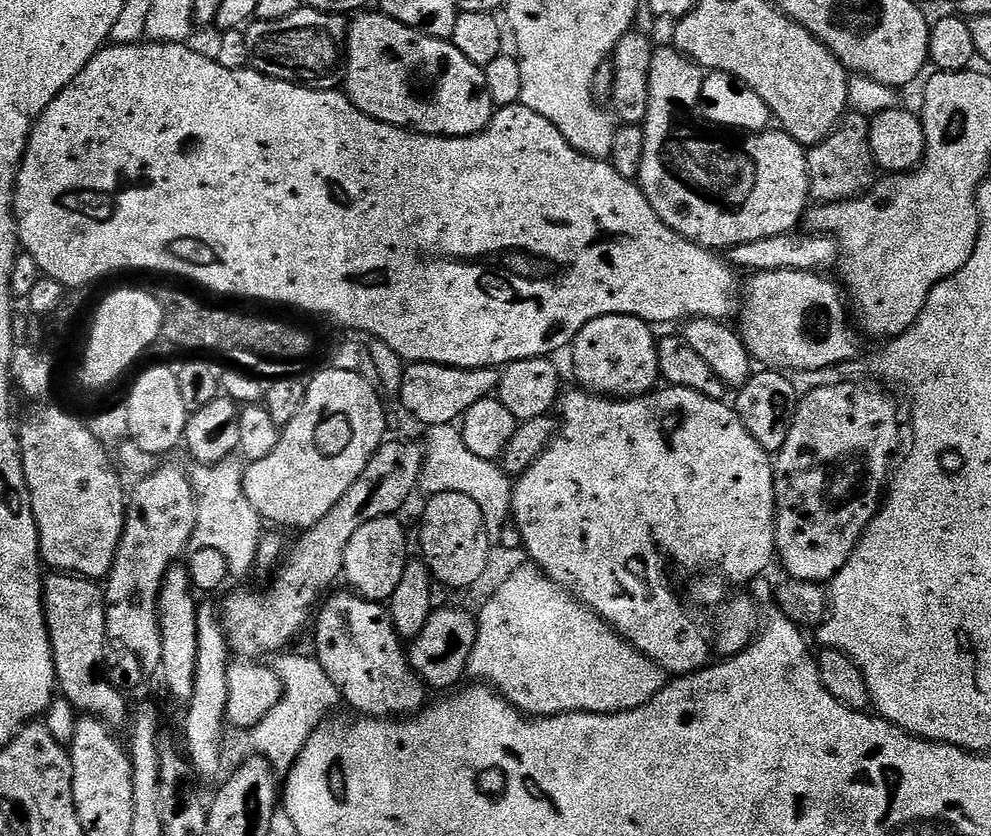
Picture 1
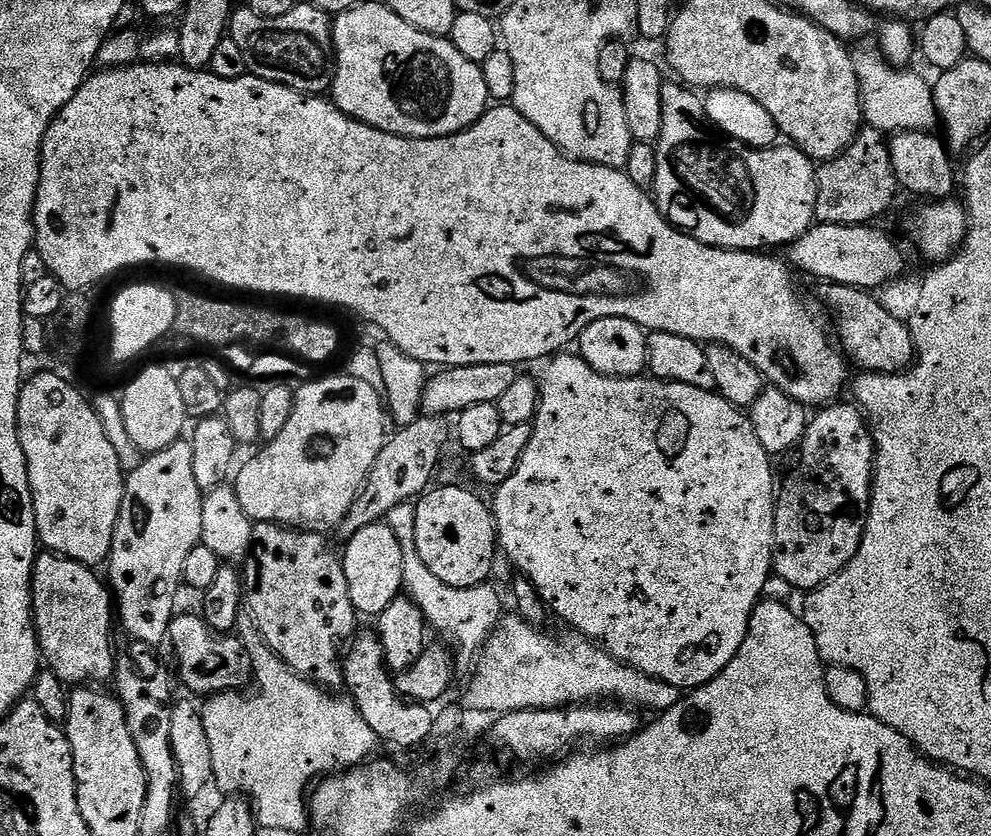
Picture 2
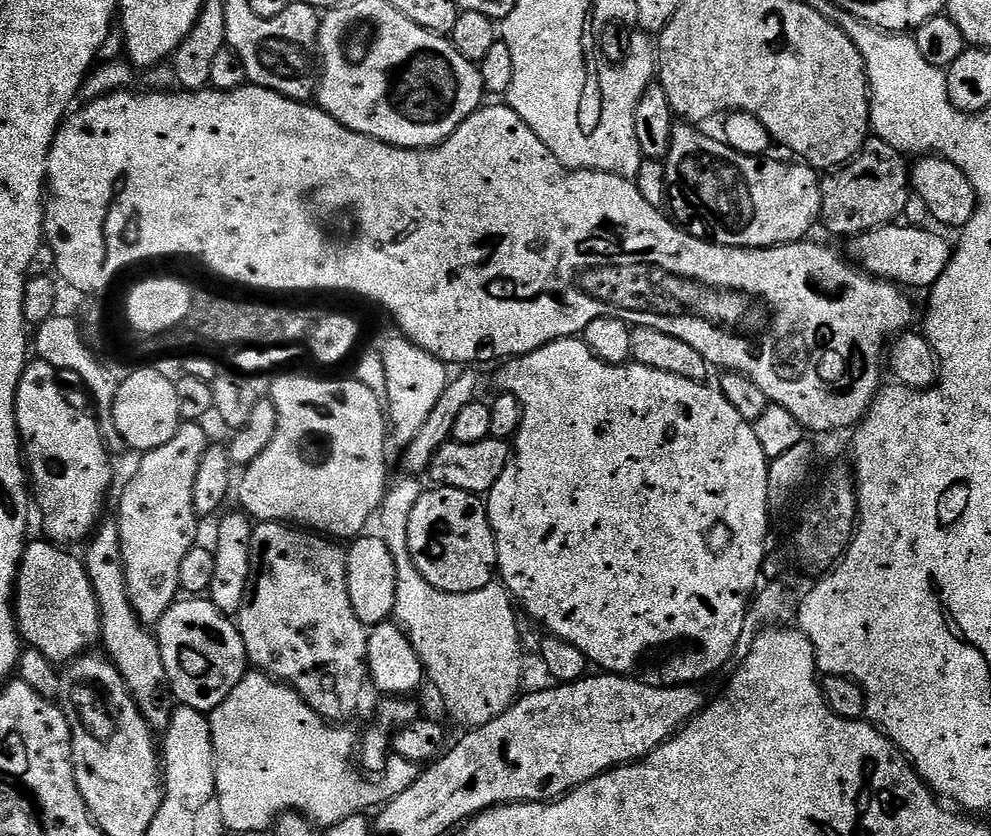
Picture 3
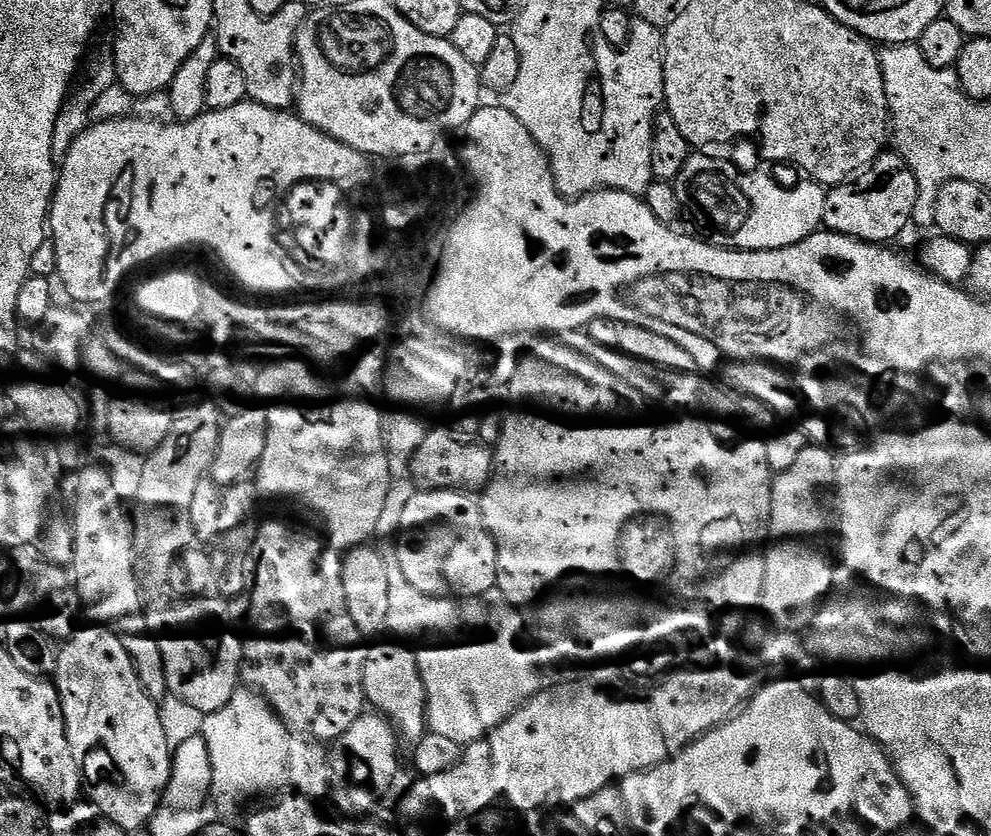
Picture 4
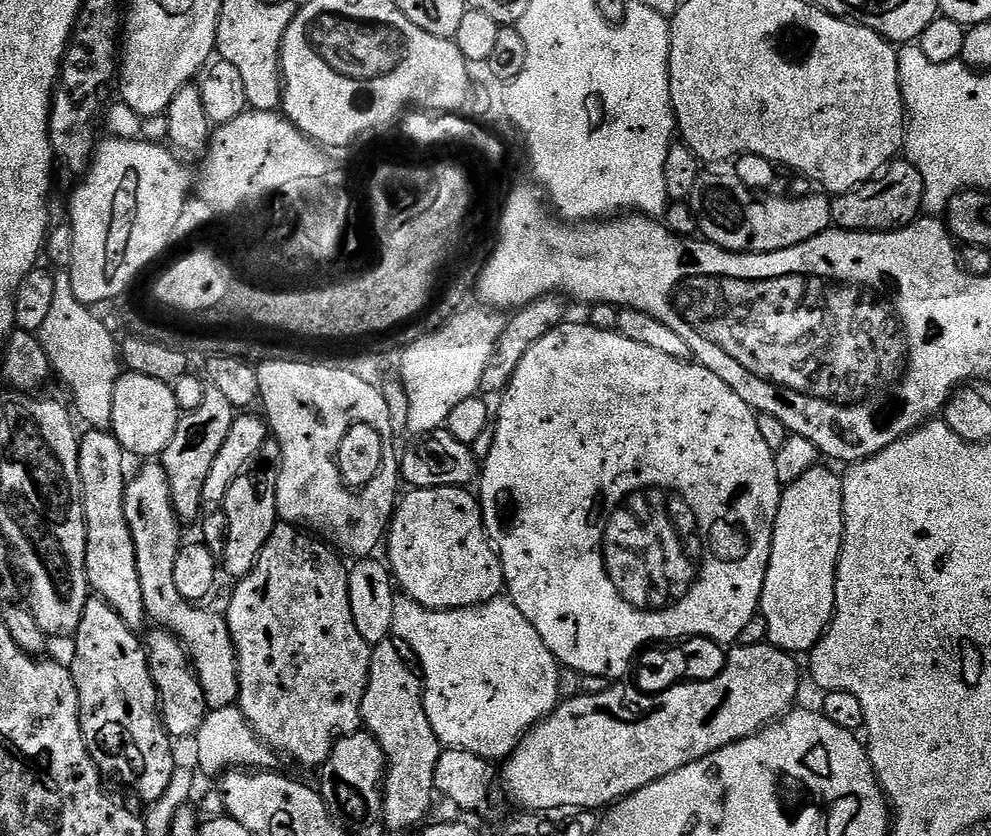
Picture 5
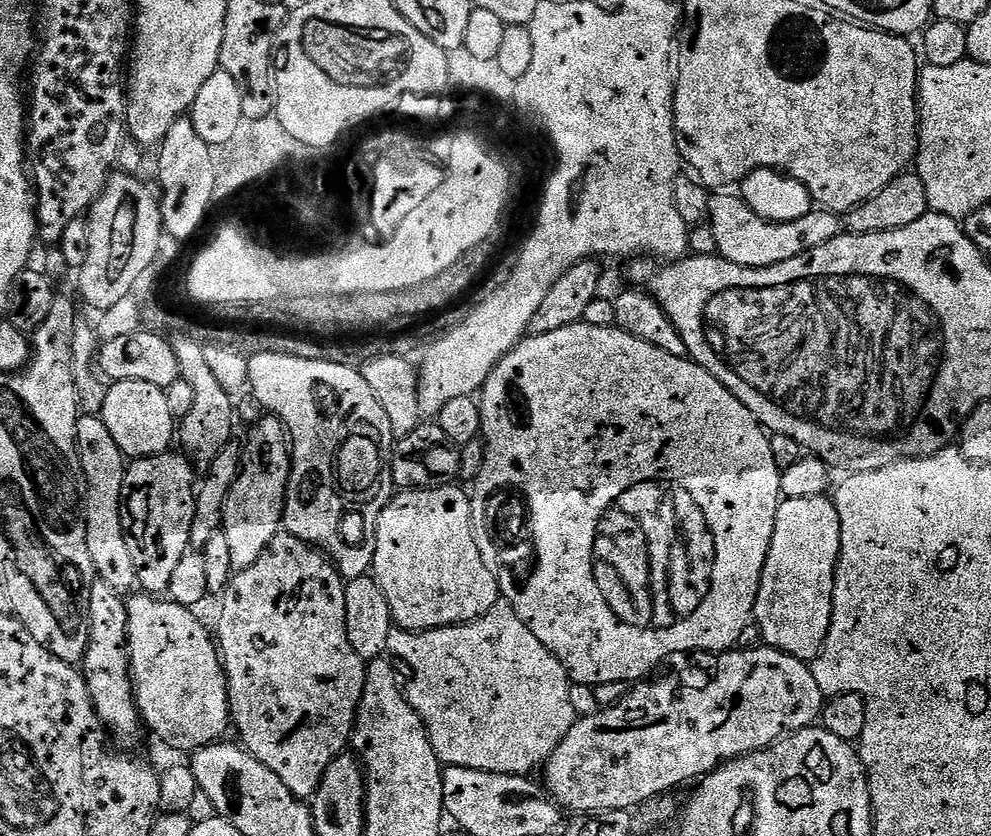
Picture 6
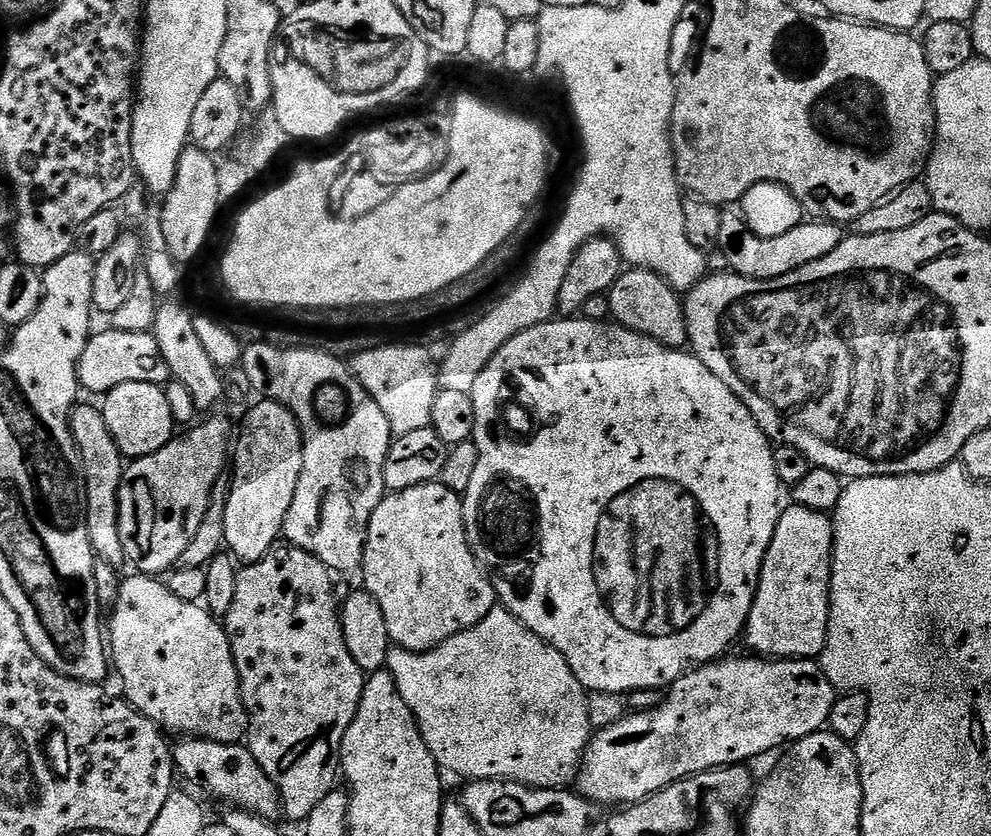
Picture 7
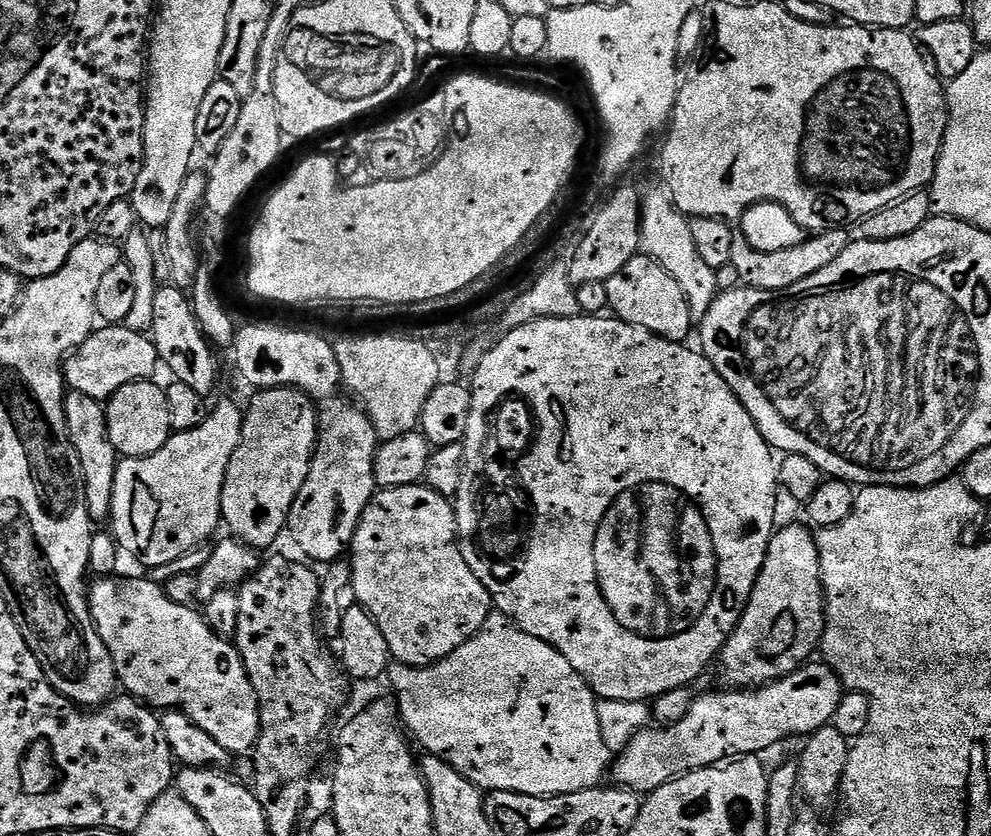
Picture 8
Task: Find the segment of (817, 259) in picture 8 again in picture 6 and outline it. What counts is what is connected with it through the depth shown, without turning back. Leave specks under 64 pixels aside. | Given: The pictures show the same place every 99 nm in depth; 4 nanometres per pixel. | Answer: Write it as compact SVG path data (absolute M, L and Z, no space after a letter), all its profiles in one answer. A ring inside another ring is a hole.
M716 194L708 201L708 220L713 230L714 238L717 239L719 255L724 259L734 262L738 266L747 268L765 268L774 266L778 262L786 262L789 258L794 258L814 246L822 246L822 242L830 242L834 237L841 235L842 220L837 213L827 210L813 210L805 217L798 218L796 221L774 221L764 220L755 213L754 210L741 199L739 195L724 196L728 194Z

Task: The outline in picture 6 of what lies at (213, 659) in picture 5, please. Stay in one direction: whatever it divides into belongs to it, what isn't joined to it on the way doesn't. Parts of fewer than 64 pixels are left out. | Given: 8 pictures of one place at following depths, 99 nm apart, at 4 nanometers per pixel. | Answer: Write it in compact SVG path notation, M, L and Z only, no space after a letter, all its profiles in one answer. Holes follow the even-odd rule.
M176 450L163 452L161 456L147 456L145 460L132 460L127 465L124 473L122 503L120 504L122 530L126 538L126 546L130 550L130 558L134 561L137 585L145 593L167 593L170 569L178 566L178 561L190 551L190 530L193 525L197 494L194 485L198 480L198 476L192 473L192 469L194 469L192 460Z

